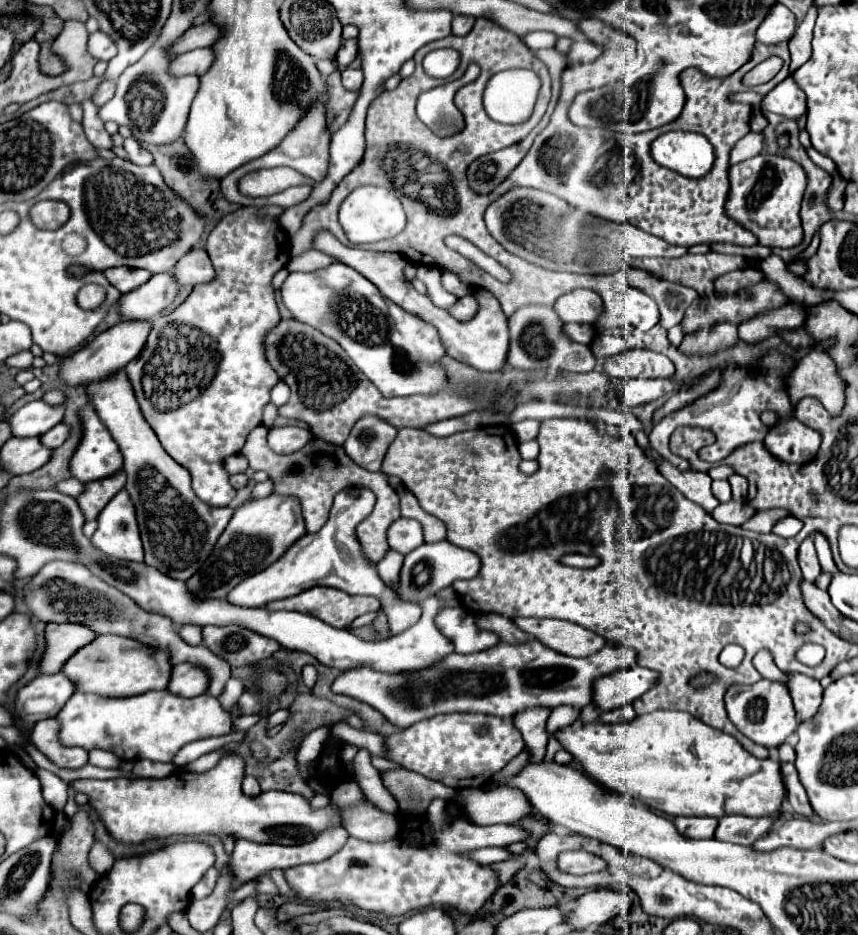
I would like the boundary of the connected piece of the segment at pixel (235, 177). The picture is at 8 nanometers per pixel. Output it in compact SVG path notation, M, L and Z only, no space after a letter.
M313 105L311 111L299 121L299 125L295 127L295 131L291 131L283 143L269 151L267 155L231 171L231 175L223 177L221 181L221 191L225 193L225 197L231 201L231 203L241 203L241 205L253 205L253 207L263 207L263 205L279 205L283 209L303 201L309 193L311 193L311 185L295 185L295 187L287 187L285 191L281 193L275 193L273 199L247 199L245 195L239 193L239 179L245 175L245 173L251 173L251 171L259 171L259 169L265 169L265 167L291 167L295 171L299 171L301 175L305 175L307 179L311 181L321 181L325 171L327 171L327 159L329 159L329 143L331 143L331 135L327 131L327 125L325 125L325 107L323 105Z

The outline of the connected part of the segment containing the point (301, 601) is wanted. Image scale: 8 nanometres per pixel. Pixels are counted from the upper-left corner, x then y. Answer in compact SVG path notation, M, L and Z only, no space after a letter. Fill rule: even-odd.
M313 587L311 591L303 591L291 599L279 599L275 603L267 603L269 611L299 611L313 617L319 617L331 627L347 629L353 619L363 613L377 611L381 601L377 597L349 597L347 593L333 587Z

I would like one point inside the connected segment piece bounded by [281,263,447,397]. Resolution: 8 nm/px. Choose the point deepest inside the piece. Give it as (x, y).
(399, 353)

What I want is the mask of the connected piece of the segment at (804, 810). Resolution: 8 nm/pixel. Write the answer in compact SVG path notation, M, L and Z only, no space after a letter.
M781 763L781 773L783 773L783 783L785 783L787 801L793 805L793 809L795 809L799 815L811 817L811 815L813 815L813 809L811 809L811 805L809 805L809 799L807 799L807 795L805 795L803 785L799 783L795 765L793 765L793 763Z

